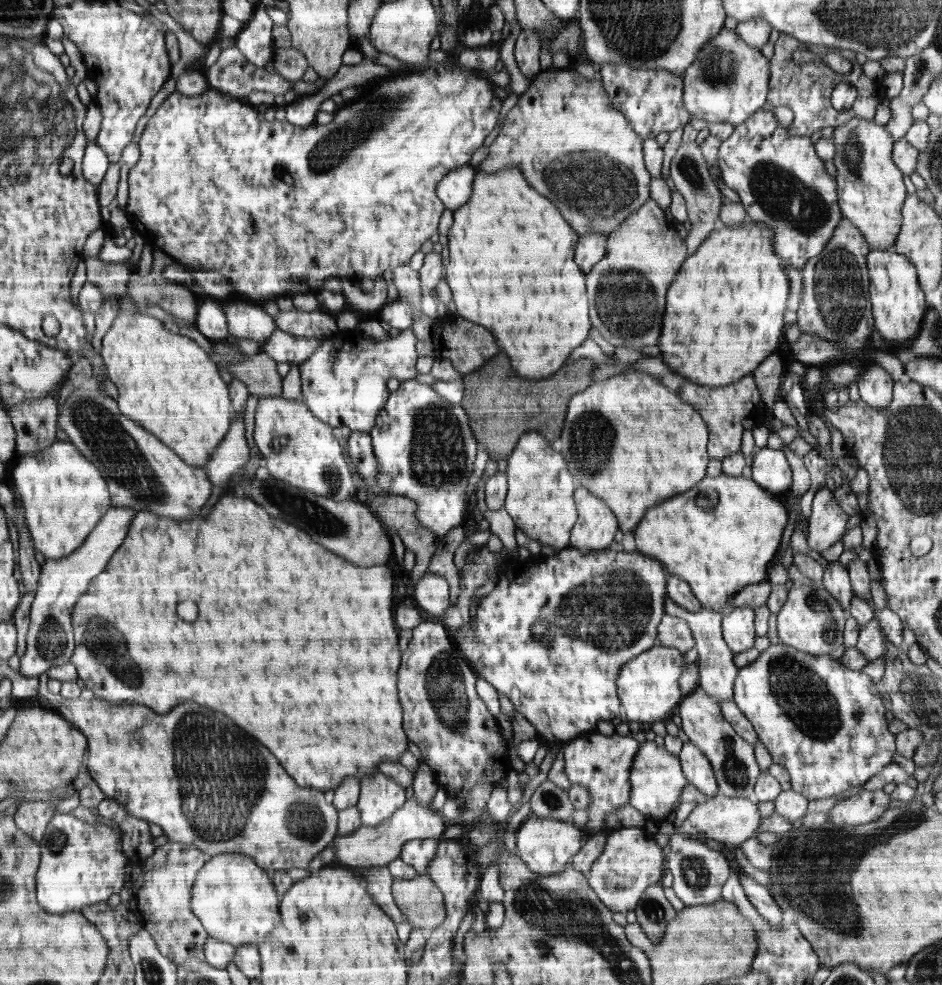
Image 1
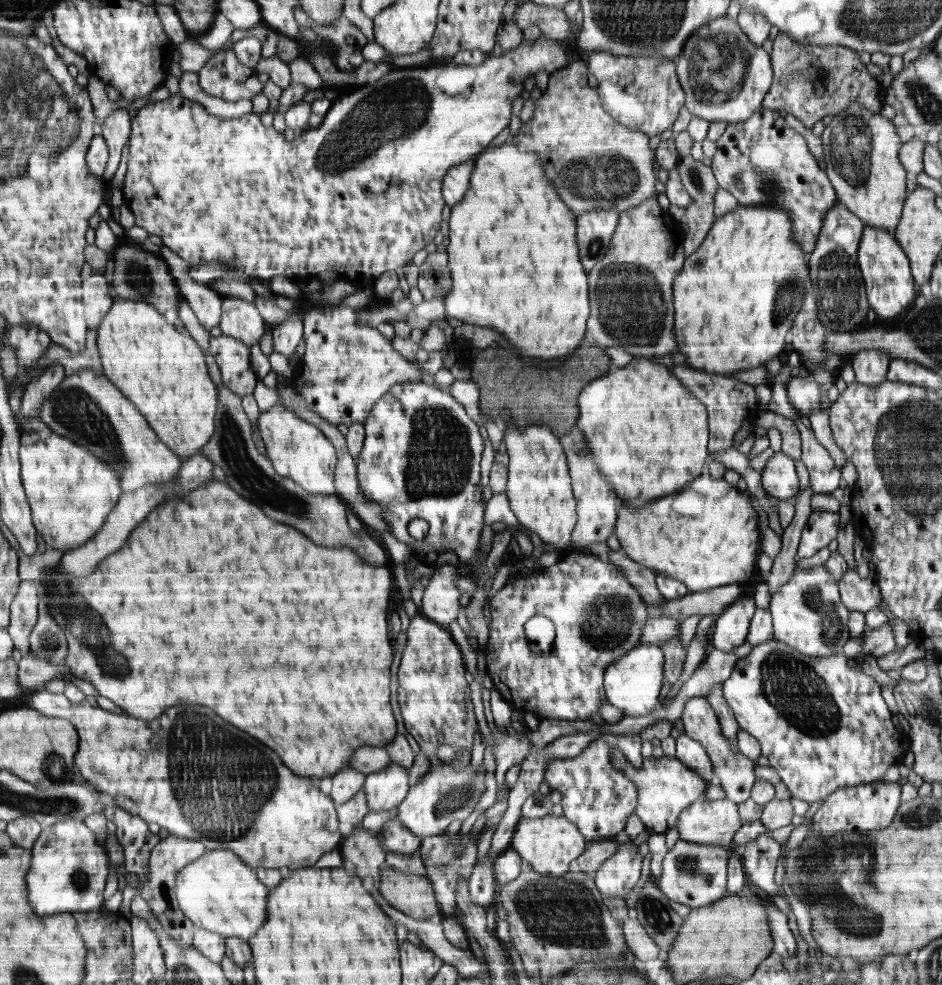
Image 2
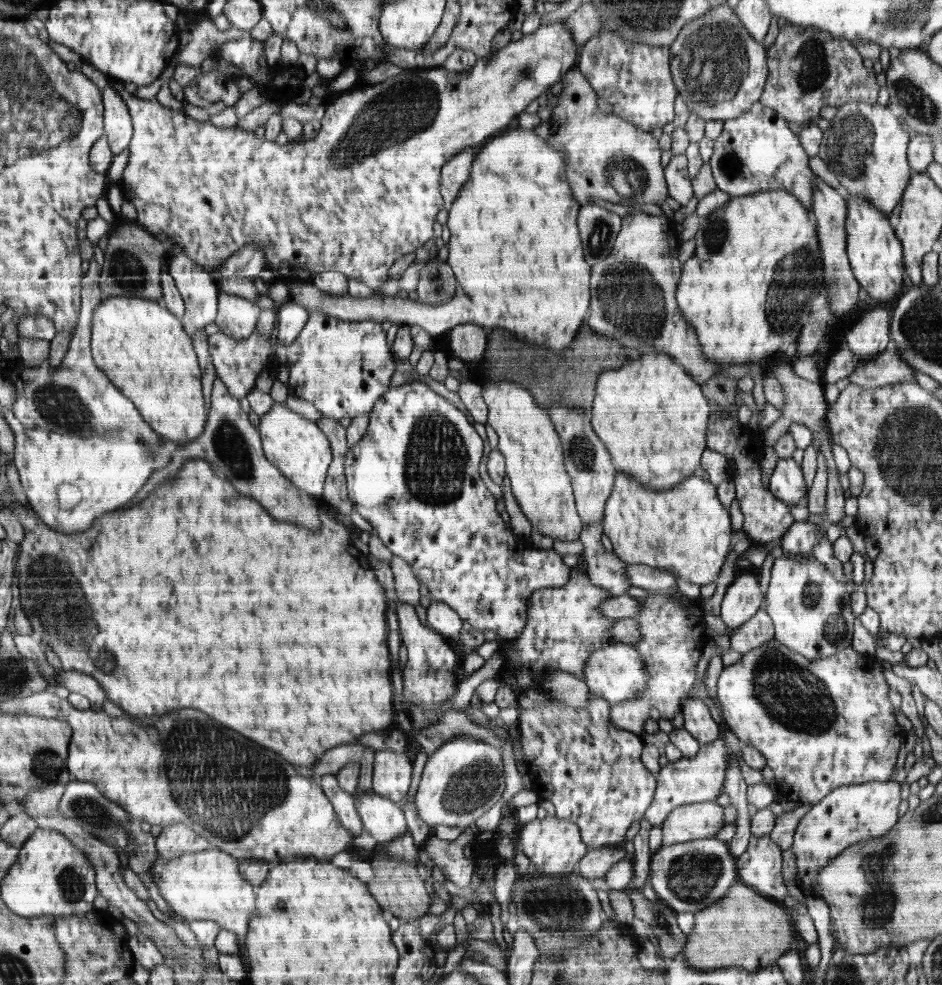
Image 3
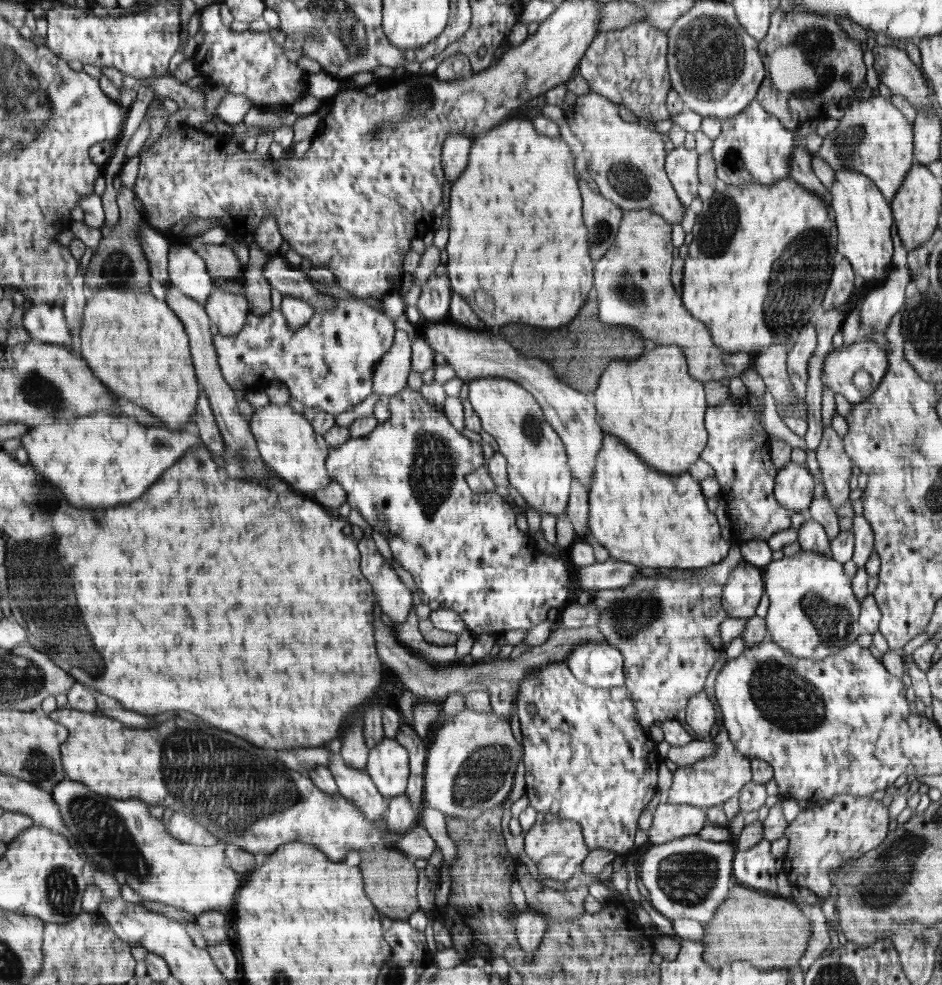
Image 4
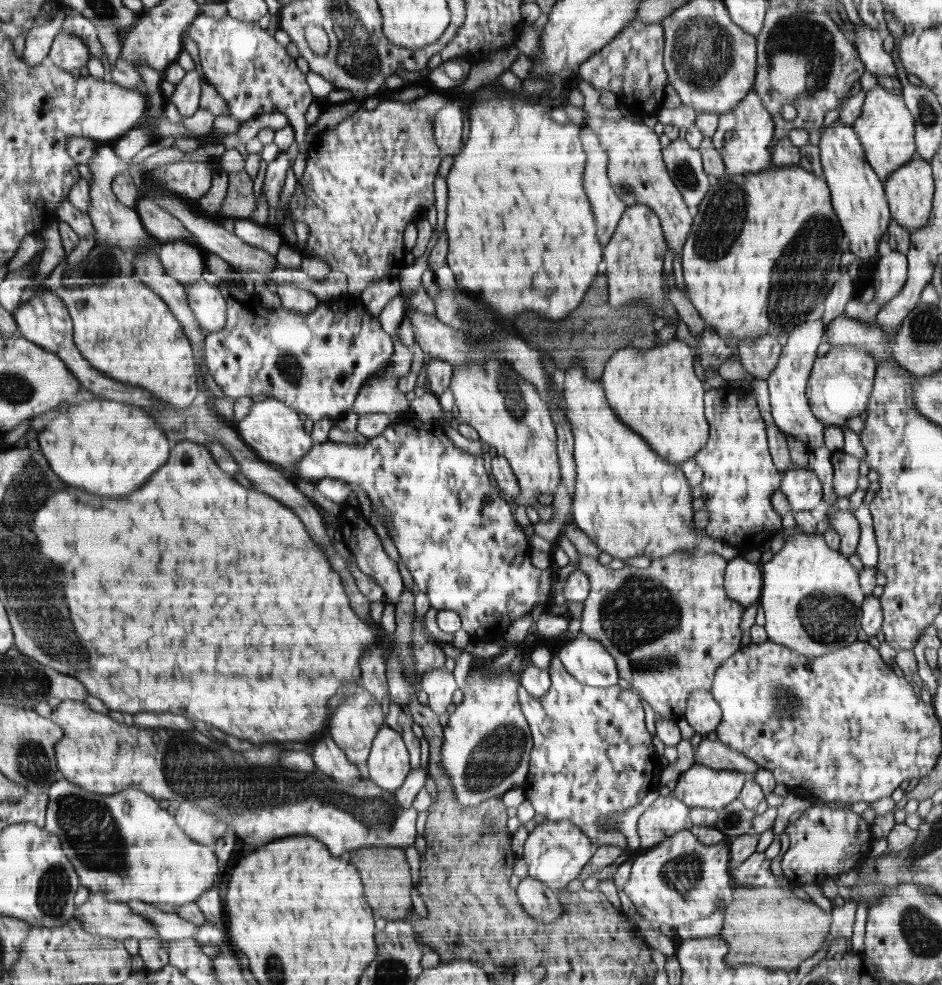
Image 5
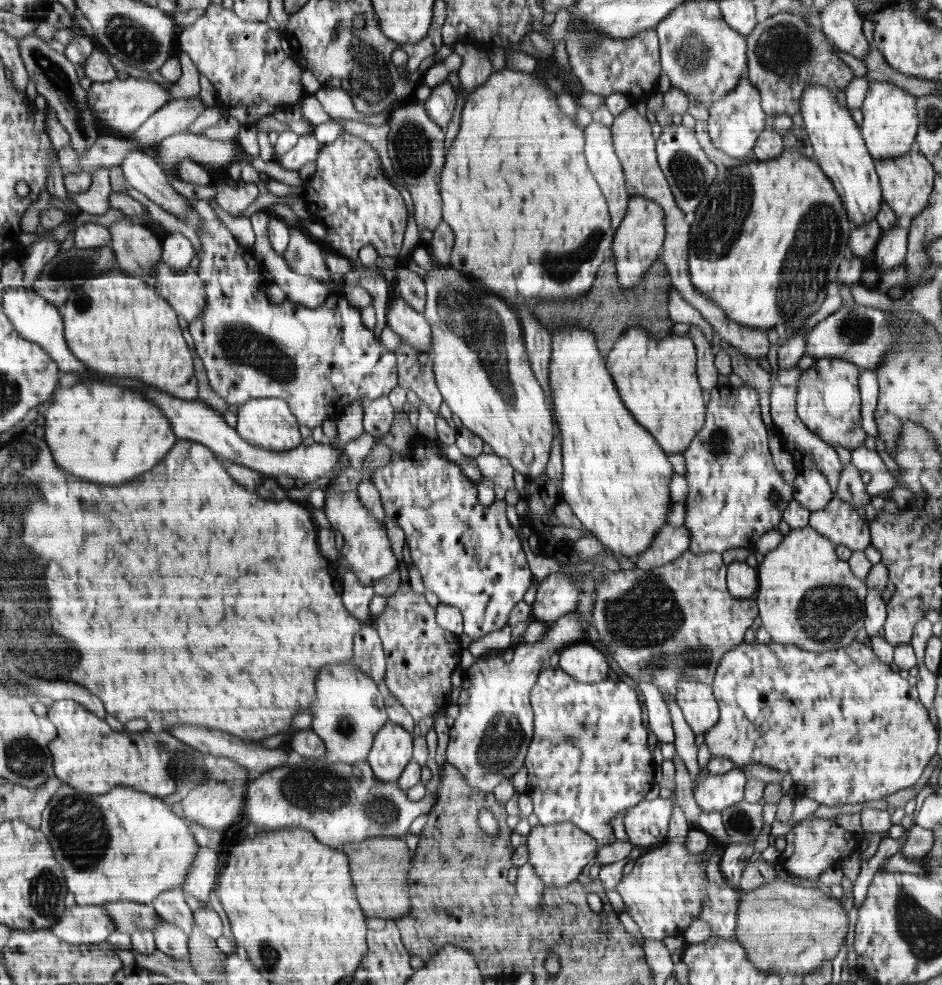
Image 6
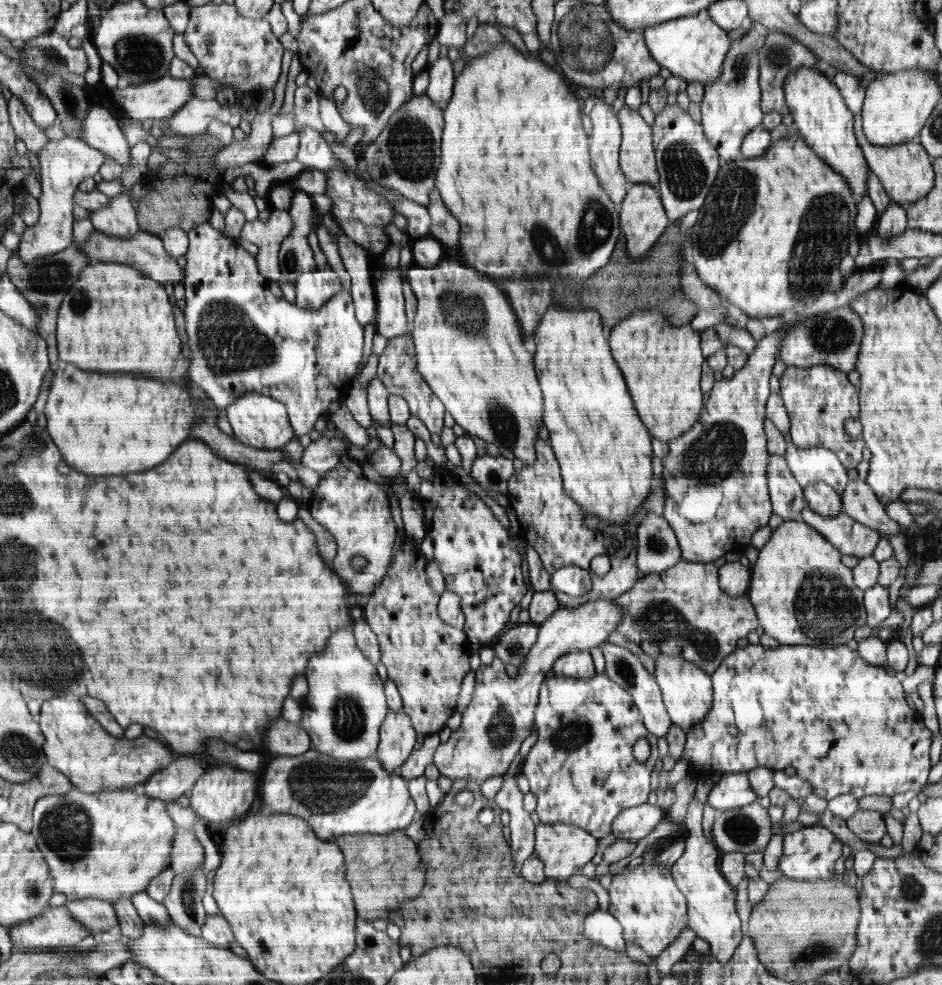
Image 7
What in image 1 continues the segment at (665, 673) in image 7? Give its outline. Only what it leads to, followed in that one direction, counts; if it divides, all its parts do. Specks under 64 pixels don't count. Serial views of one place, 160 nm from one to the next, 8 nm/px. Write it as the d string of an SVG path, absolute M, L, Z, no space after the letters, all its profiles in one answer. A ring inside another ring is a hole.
M697 689L682 698L675 712L681 716L681 729L688 736L688 740L693 742L711 762L719 793L730 798L753 797L755 782L761 775L756 757L754 757L754 746L748 744L732 728L732 725L724 718L717 700L701 689Z

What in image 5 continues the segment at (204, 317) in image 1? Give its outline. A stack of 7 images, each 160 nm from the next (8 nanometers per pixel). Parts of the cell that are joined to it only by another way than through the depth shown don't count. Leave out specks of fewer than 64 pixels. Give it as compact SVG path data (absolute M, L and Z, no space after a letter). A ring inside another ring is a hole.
M184 240L163 243L159 249L159 259L166 273L184 286L201 277L205 263L203 255L196 246Z

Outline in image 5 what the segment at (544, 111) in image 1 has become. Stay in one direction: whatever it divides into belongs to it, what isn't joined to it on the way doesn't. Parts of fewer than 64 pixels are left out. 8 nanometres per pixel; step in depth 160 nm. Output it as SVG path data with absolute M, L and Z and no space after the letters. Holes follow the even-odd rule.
M589 117L584 125L594 130L601 147L607 152L609 161L606 173L614 192L628 207L643 204L649 206L660 219L667 248L674 256L681 254L693 225L688 206L667 172L663 161L662 146L654 129L644 123L632 122L624 117L620 120Z

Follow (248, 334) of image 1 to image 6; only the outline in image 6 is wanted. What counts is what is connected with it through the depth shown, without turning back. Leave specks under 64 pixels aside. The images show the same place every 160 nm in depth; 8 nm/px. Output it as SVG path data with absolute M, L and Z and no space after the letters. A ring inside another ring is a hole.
M195 257L188 268L181 271L172 270L160 259L152 284L188 323L199 318L206 304L206 289L198 276L198 267L199 260Z

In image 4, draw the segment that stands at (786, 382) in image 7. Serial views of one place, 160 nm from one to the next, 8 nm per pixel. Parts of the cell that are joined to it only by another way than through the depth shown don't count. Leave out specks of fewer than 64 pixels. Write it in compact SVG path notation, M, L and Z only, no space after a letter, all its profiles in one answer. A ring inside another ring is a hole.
M874 341L852 343L851 345L844 344L835 351L830 351L825 356L823 362L826 364L824 364L824 369L822 369L822 385L830 388L834 395L841 394L844 396L853 406L866 400L868 396L874 393L876 387L881 384L884 376L886 376L888 366L890 366L886 351L879 348ZM857 370L864 370L864 372L870 375L870 387L868 387L868 391L858 390L854 385L853 378Z

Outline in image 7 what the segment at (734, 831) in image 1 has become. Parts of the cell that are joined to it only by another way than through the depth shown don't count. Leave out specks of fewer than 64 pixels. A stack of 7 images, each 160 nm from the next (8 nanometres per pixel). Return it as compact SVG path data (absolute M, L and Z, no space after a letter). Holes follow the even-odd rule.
M649 803L639 804L634 807L624 809L612 821L612 834L617 839L638 841L640 838L648 836L656 824L660 824L666 816L666 810Z

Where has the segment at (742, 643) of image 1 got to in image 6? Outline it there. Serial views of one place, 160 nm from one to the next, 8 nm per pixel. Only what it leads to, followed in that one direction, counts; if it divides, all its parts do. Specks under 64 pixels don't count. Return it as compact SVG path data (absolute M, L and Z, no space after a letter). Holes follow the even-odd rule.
M734 561L727 566L727 589L736 599L754 598L759 585L756 567Z

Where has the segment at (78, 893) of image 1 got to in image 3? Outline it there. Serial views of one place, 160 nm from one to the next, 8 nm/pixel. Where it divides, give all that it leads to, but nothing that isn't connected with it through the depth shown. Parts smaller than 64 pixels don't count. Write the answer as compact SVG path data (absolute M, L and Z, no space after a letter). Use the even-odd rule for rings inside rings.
M51 828L36 829L22 846L19 862L11 867L3 880L4 904L12 913L28 919L53 916L84 915L92 910L92 902L98 896L99 884L95 866L83 849L72 845L62 832Z

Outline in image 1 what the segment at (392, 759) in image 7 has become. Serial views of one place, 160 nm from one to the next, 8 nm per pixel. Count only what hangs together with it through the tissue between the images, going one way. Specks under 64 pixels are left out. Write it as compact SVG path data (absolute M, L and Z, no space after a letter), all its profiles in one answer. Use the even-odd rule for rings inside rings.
M376 772L364 777L357 807L361 824L375 827L391 818L406 802L403 785L384 773Z

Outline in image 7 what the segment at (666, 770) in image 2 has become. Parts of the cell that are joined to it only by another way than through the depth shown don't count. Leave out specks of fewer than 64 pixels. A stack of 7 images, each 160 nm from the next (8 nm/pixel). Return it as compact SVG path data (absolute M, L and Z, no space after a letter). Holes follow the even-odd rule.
M725 773L714 783L706 804L718 810L738 809L758 802L759 796L749 783L747 773Z

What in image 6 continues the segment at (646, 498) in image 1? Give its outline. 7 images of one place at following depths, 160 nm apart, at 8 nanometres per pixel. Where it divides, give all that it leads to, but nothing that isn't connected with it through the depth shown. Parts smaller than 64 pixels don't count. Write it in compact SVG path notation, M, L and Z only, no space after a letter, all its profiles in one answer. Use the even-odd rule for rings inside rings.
M630 327L615 341L606 359L606 368L626 410L666 454L682 454L704 428L707 406L707 394L697 378L694 341L687 335L657 339L645 328Z

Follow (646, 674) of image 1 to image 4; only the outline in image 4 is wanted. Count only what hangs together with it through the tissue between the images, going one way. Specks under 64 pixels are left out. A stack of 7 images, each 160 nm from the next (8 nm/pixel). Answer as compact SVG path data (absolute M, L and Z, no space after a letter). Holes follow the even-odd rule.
M605 642L575 646L564 661L580 681L592 688L609 689L625 684L622 653Z

